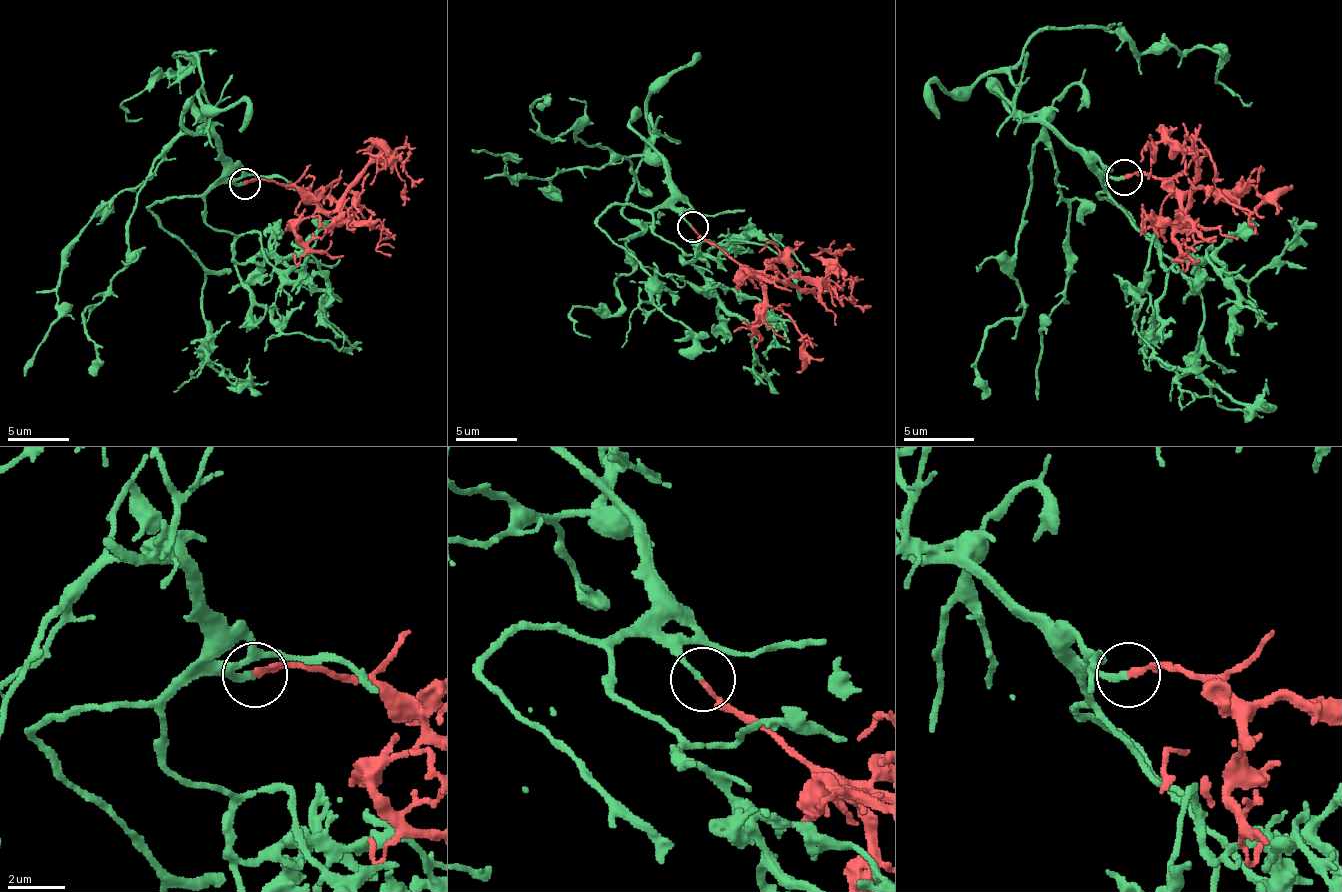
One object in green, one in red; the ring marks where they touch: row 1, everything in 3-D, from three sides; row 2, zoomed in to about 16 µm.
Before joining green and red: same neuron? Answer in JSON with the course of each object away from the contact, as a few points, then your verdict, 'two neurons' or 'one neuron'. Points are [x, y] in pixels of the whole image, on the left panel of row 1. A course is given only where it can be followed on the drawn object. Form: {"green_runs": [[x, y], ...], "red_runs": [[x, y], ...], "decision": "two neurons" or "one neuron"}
{"green_runs": [[244, 184], [207, 131], [197, 57], [176, 54], [191, 67], [182, 76], [166, 70], [123, 104], [142, 119]], "red_runs": [[244, 184], [287, 184], [330, 212], [373, 162], [383, 162], [398, 175], [404, 196], [401, 206]], "decision": "one neuron"}

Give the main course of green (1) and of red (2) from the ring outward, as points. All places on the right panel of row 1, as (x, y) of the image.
1: (1123, 178), (1016, 107), (1009, 71), (1038, 32), (1123, 32), (1141, 54), (1223, 50), (1216, 75), (1251, 103)
2: (1123, 178), (1162, 178), (1184, 210), (1194, 178), (1194, 153), (1184, 167), (1205, 192), (1201, 203)

